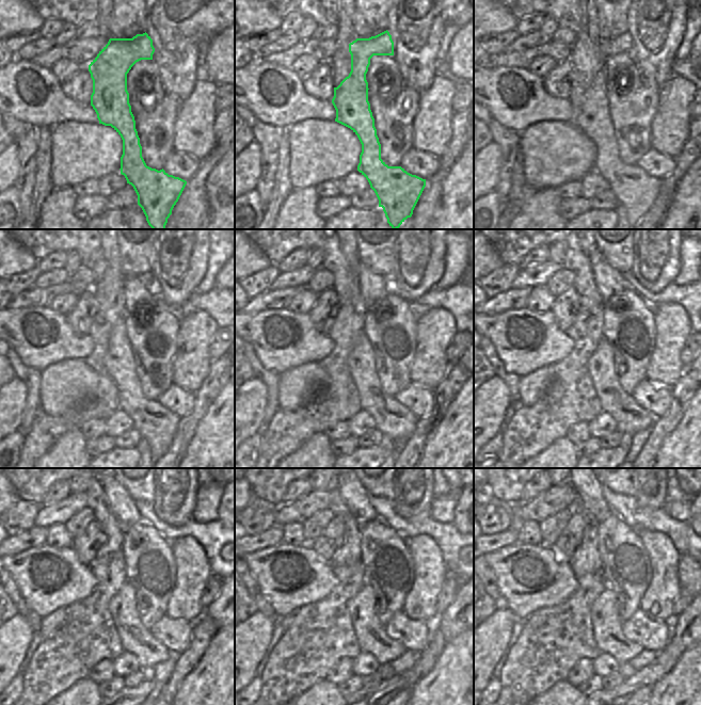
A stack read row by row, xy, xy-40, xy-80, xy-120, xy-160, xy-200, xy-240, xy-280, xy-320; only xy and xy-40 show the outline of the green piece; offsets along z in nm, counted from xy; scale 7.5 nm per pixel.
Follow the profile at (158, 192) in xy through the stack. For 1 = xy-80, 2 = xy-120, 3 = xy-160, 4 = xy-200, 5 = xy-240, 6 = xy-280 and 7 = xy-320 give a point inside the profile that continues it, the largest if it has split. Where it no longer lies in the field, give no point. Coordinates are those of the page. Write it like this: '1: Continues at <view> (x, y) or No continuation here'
1: Continues at xy-80 (636, 190)
2: Continues at xy-120 (156, 423)
3: Continues at xy-160 (395, 420)
4: Continues at xy-200 (631, 418)
5: Continues at xy-240 (134, 638)
6: Continues at xy-280 (370, 634)
7: Continues at xy-320 (606, 624)

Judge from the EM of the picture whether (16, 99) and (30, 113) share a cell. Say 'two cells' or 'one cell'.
one cell

